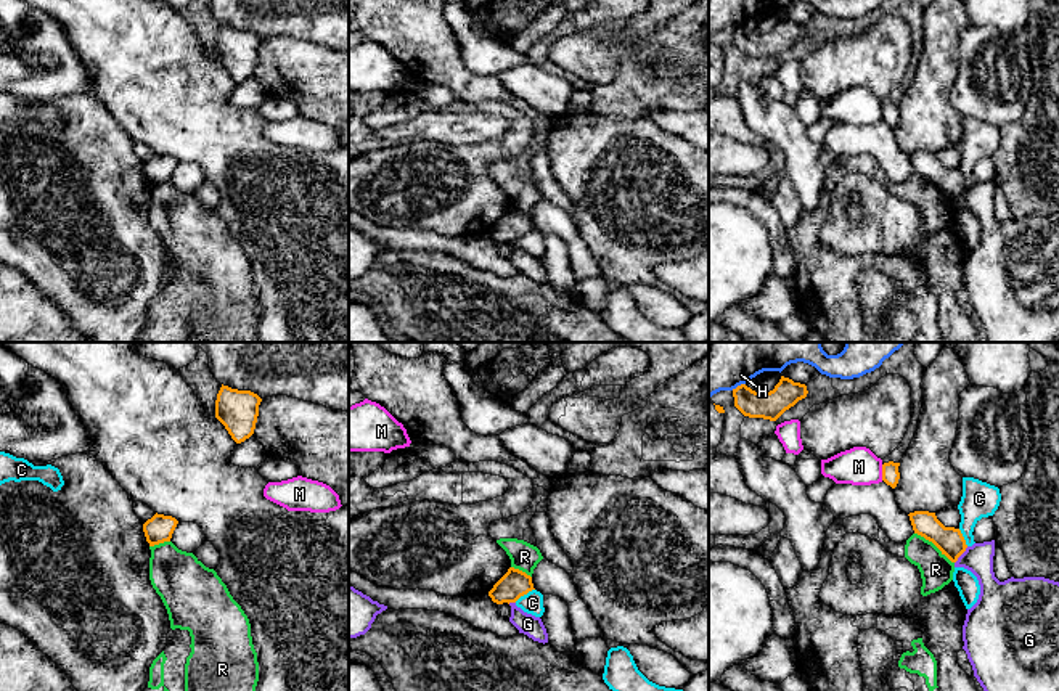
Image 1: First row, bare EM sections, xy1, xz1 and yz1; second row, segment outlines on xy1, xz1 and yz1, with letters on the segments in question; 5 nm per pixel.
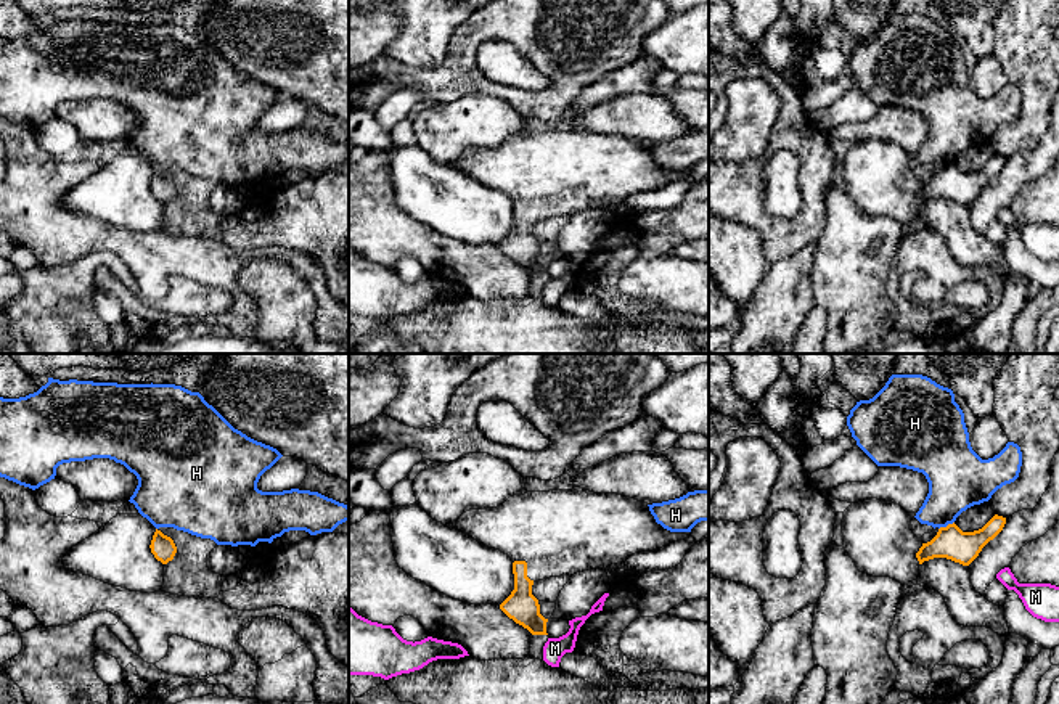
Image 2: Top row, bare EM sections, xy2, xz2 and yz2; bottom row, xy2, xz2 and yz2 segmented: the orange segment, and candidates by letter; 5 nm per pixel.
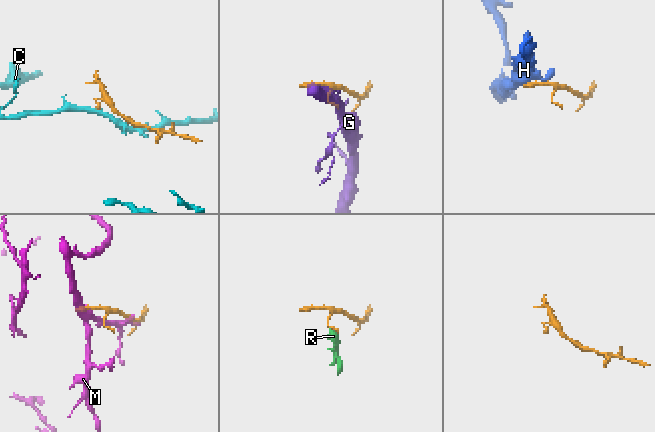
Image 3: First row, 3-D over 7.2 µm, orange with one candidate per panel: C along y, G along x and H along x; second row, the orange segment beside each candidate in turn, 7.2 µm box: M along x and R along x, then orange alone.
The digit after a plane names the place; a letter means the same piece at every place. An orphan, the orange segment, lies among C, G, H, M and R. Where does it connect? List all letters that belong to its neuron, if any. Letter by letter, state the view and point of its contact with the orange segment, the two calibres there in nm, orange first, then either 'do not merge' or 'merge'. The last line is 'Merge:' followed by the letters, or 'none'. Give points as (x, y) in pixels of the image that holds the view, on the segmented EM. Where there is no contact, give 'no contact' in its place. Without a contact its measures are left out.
C: xz1 (524, 593) | 140/110 nm | do not merge
G: yz1 (961, 553) | 140/140 nm | do not merge
H: yz2 (947, 526) | 160/300 nm | do not merge
M: yz1 (883, 473) | 90/190 nm | do not merge
R: yz1 (934, 543) | 140/160 nm | do not merge
Merge: none

